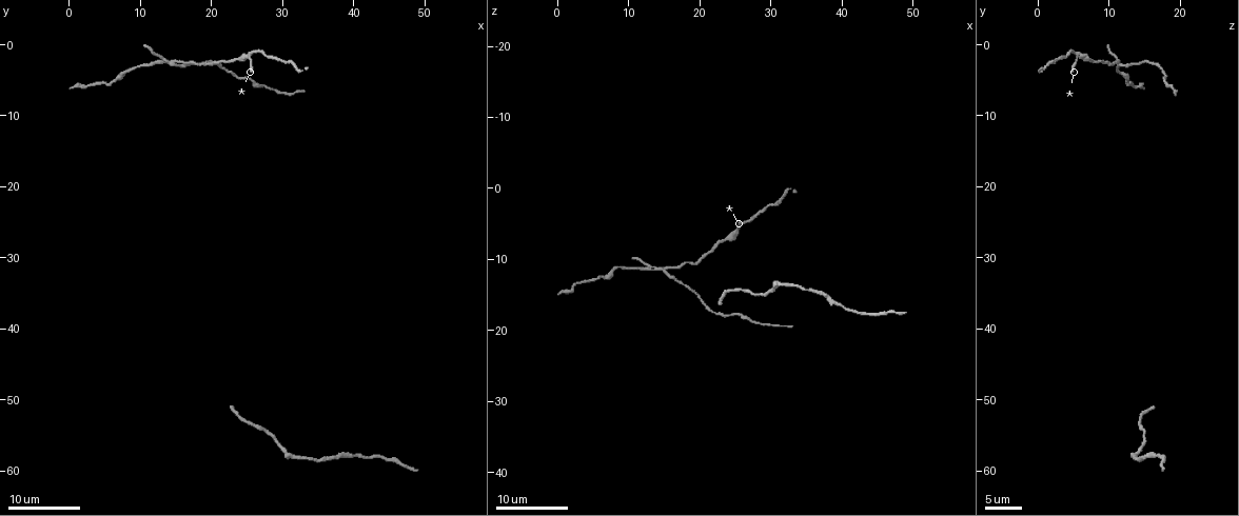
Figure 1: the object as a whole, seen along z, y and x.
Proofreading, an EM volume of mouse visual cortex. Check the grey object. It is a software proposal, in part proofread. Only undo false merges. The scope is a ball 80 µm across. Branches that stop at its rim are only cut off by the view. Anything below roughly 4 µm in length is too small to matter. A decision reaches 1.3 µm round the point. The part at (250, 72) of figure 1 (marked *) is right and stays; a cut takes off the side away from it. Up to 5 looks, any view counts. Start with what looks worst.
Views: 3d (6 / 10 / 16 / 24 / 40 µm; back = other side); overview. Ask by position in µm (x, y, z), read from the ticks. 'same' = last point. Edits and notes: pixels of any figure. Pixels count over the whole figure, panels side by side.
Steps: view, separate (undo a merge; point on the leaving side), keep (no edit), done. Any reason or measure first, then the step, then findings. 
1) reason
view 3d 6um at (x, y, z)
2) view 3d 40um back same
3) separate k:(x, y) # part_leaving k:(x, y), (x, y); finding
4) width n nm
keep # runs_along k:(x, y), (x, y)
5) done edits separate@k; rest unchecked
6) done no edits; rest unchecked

three arms meet
view 3d 10um at (15.0, 3.0, 12.0)

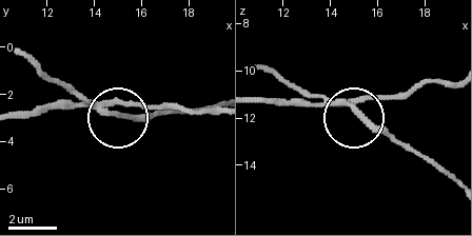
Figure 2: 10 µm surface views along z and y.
width 180 nm
separate 2:(128, 118) # part_leaving 2:(337, 103), (389, 130), (450, 176); two neurons meet here

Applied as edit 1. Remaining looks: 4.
view overview

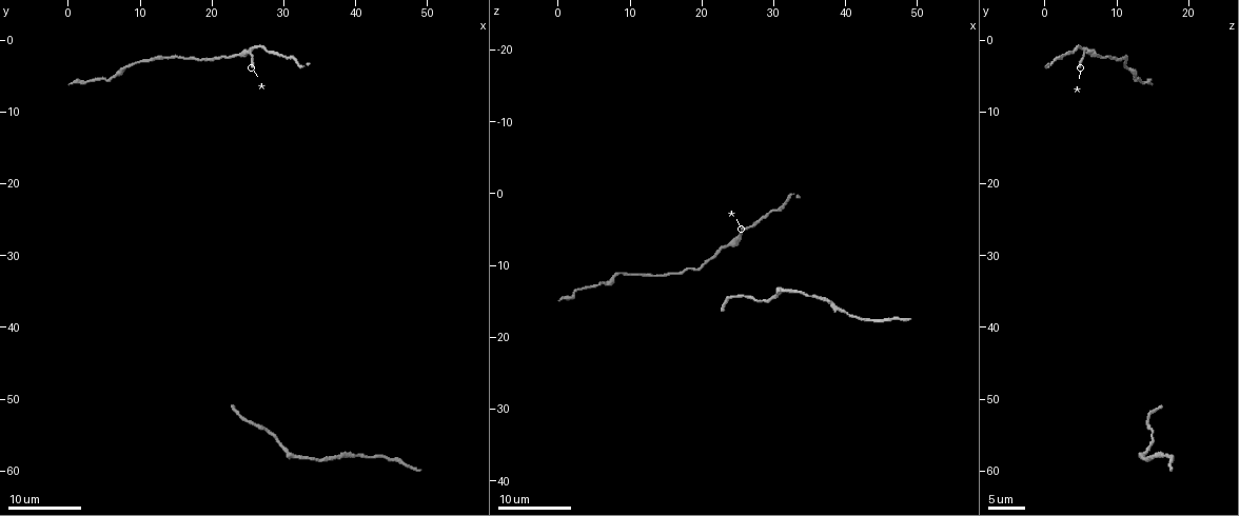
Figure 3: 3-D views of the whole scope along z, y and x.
sudden change in width
view 3d 10um at (39.5, 58.0, 16.0)

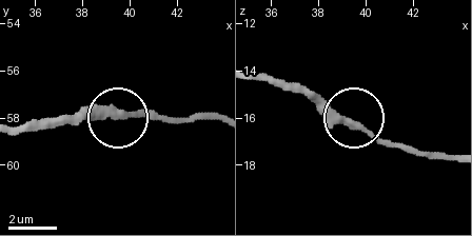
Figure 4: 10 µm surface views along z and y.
view 3d 6um at (39.5, 57.9, 16.3)

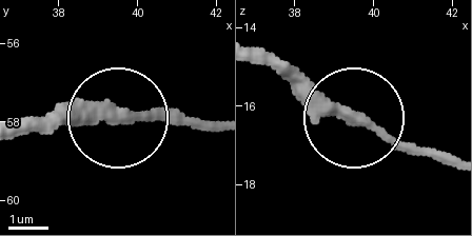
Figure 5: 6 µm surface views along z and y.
keep # runs_along 5:(255, 45), (443, 162); continuous, no second neuron

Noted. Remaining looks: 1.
calibre changes
view 3d 6um at (29.5, 56.0, 15.0)

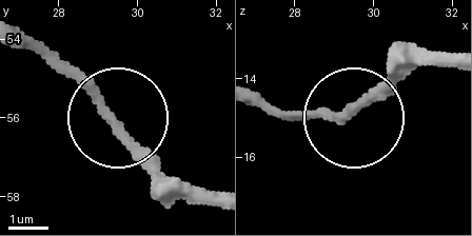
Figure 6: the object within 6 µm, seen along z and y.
width 240 nm
keep # one neuron here

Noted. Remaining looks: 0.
done edits separate@2; rest unchecked

